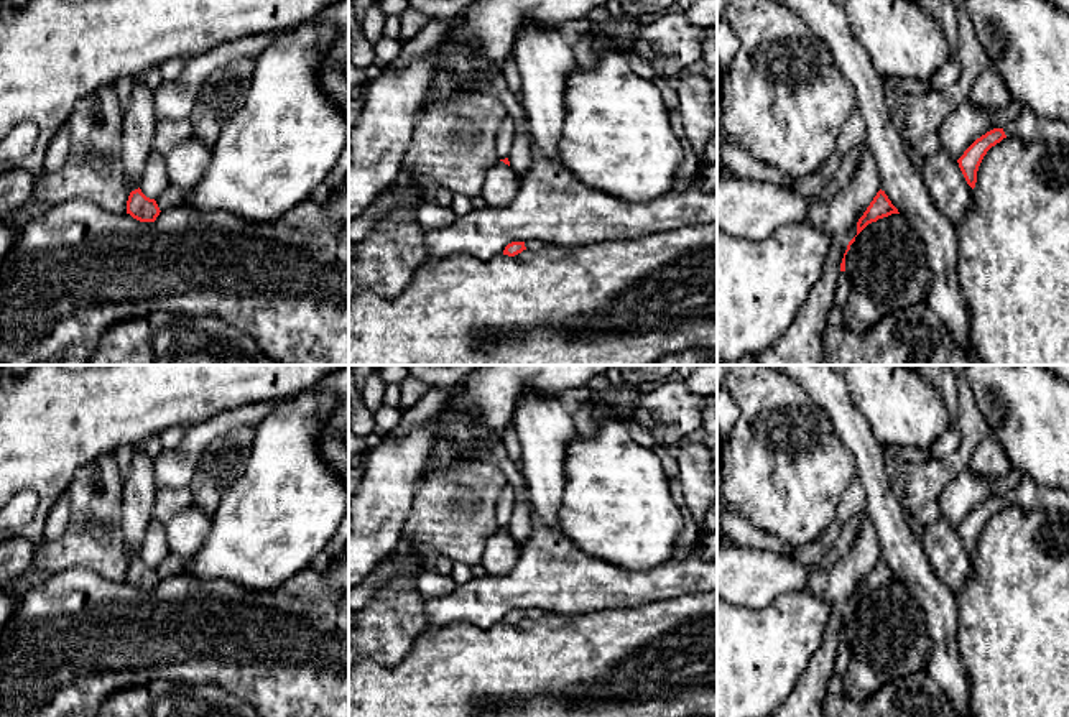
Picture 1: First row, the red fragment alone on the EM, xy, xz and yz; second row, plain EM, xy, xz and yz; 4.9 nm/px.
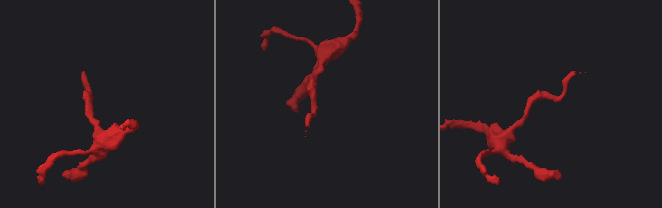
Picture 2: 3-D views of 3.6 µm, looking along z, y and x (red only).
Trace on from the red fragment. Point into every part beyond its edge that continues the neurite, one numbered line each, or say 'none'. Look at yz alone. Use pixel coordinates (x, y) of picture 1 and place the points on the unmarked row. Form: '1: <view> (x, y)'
1: yz (1028, 494)

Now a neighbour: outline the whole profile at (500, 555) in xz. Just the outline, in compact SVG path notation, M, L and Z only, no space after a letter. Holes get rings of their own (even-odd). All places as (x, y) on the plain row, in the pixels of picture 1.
M498 528L487 543L482 554L482 564L487 576L505 576L513 569L520 556L520 544L503 530Z

